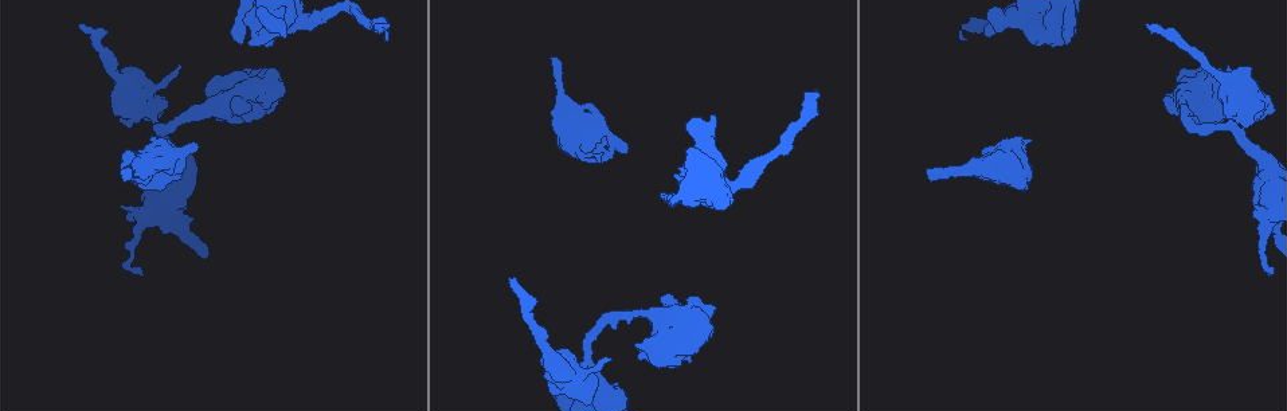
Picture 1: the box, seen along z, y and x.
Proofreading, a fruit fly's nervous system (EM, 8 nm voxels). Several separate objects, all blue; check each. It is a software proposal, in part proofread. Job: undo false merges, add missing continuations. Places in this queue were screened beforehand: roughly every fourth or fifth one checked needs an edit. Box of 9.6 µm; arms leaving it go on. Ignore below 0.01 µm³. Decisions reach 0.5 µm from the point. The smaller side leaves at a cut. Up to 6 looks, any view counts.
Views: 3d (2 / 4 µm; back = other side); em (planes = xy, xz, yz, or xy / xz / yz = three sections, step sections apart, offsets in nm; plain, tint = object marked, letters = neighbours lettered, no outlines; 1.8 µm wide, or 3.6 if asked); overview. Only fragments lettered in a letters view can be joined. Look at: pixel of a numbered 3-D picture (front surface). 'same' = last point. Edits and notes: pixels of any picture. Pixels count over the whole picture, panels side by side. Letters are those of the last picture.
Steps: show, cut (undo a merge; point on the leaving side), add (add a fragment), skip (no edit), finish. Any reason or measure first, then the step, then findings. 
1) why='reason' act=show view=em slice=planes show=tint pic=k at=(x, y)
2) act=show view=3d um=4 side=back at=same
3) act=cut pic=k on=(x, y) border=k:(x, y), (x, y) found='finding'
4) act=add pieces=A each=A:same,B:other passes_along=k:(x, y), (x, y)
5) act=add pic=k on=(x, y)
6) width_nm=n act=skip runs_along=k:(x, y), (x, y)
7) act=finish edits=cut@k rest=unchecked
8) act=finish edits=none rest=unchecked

why='end of a long branch' act=show view=3d um=2 pic=1 at=(87, 26)

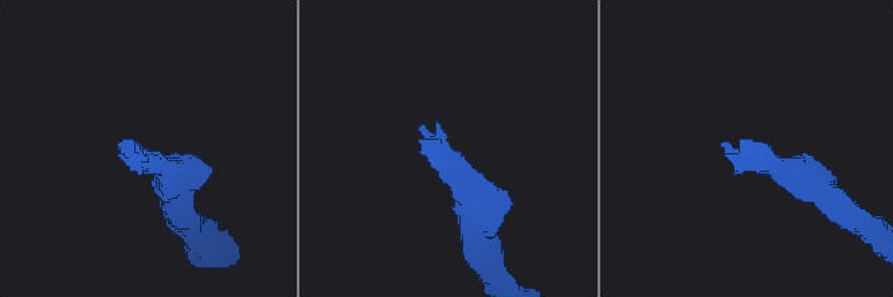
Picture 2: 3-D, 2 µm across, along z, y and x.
act=show view=em slice=xz step=8 show=letters pic=2 at=(139, 144)

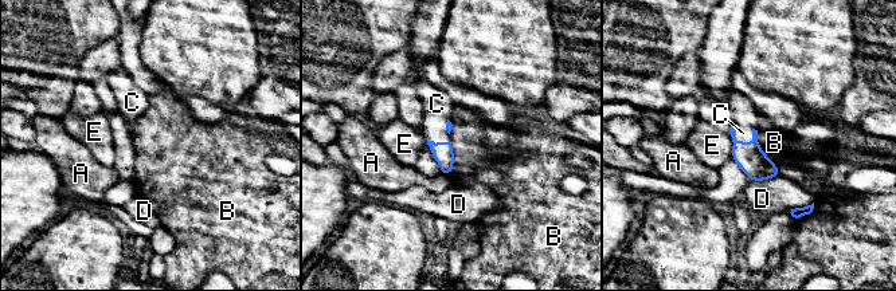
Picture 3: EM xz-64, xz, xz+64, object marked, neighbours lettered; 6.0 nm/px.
act=add pieces=C each=A:other,B:other,C:same,D:other,E:other passes_along=3:(758, 166), (734, 138), (743, 133) found='the neuron continues'

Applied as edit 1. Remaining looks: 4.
why='an open end' act=show view=3d um=2 pic=1 at=(1065, 42)

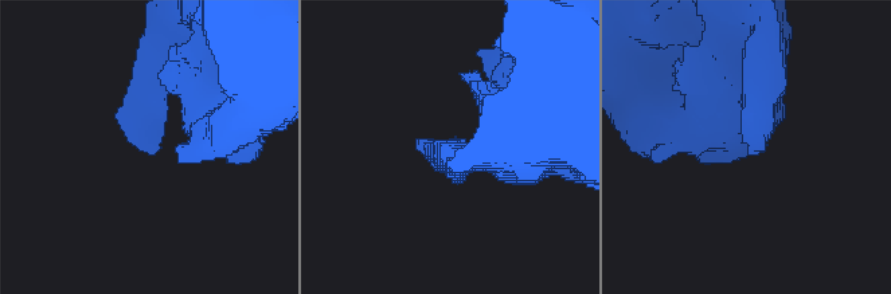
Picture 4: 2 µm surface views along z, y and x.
why='now the EM' act=show view=em slice=planes show=letters pic=4 at=(751, 153)

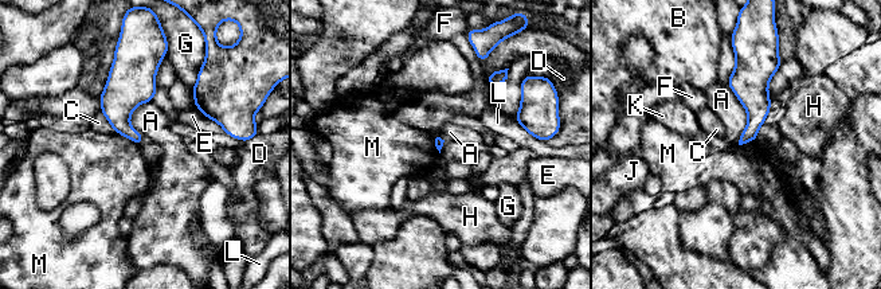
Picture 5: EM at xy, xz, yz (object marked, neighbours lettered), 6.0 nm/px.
longest_contact=A:380nm act=skip each=A:other,B:other,C:other,D:other,E:other,F:other,G:other,H:other,J:other,K:other,L:other,M:other found='none of them fits'

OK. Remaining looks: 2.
act=show view=em slice=planes show=plain pic=1 at=(967, 41)

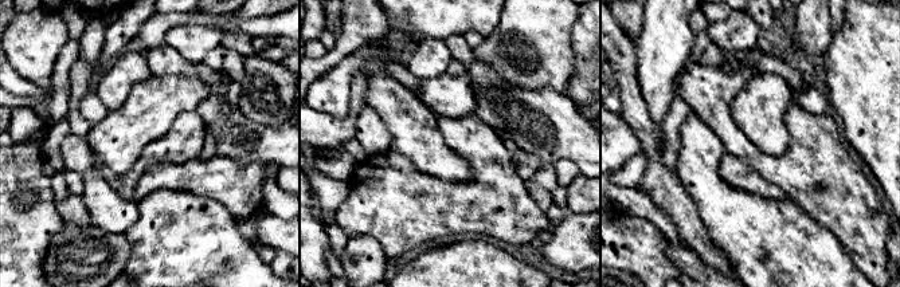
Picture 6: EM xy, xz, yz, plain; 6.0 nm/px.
act=show view=em slice=planes show=letters at=same

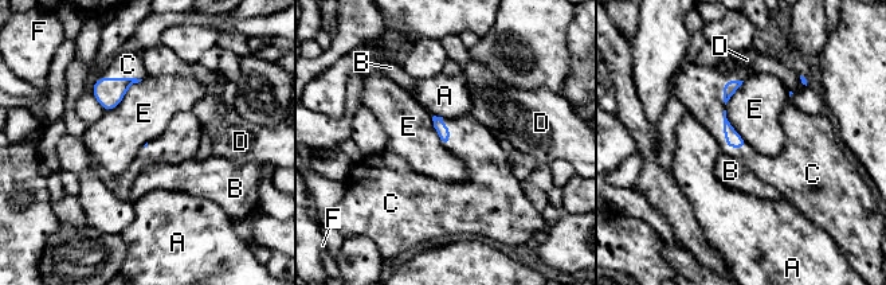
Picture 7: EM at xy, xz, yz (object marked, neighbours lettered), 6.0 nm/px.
act=add pieces=C each=A:other,B:other,C:same,D:other,E:other,F:other found='it goes on there'

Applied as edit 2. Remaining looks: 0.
act=finish edits=add@3,add@7 rest=unchecked

